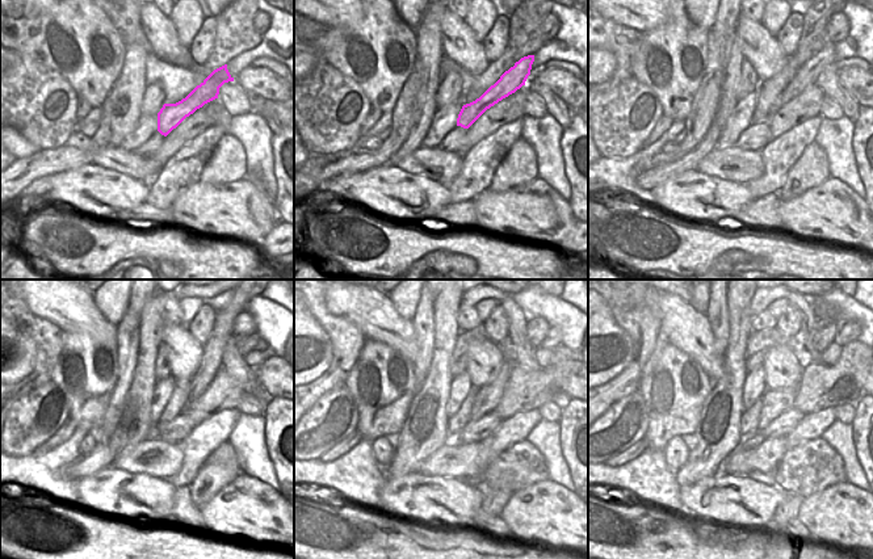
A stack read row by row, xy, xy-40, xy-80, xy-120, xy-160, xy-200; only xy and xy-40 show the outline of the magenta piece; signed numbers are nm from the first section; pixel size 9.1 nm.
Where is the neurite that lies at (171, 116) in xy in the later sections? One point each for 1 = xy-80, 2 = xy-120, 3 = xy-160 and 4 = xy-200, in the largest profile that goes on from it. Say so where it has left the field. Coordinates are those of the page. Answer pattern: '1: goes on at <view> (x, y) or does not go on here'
1: goes on at xy-80 (809, 74)
2: goes on at xy-120 (244, 345)
3: goes on at xy-160 (553, 339)
4: goes on at xy-200 (848, 331)

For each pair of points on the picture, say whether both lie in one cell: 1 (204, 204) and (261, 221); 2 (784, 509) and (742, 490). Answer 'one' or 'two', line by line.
1: one
2: two

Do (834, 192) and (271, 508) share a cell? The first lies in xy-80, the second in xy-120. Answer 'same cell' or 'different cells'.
same cell

